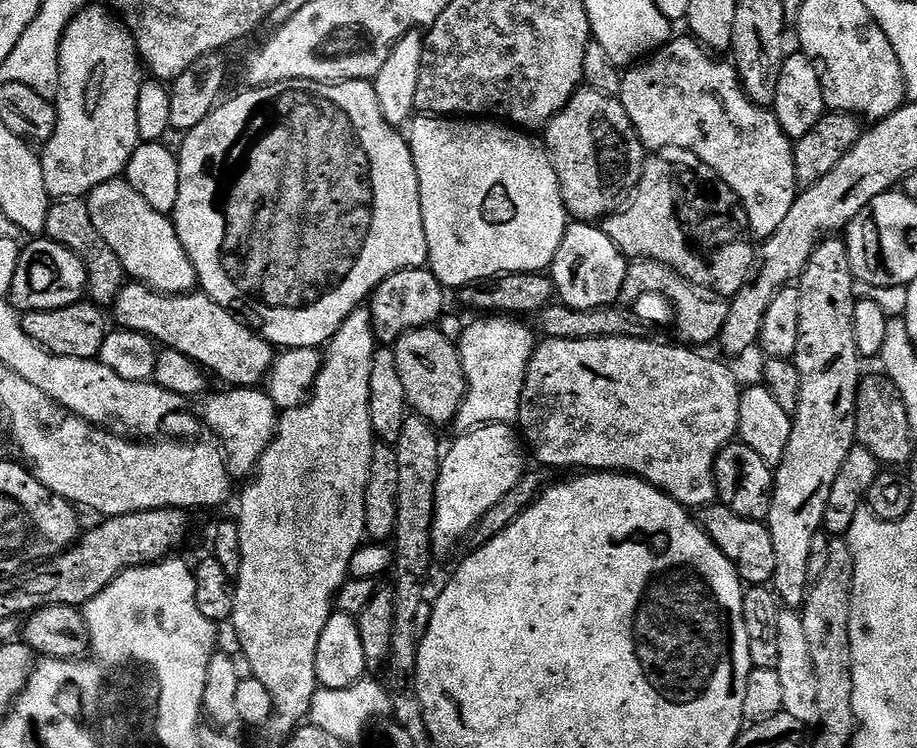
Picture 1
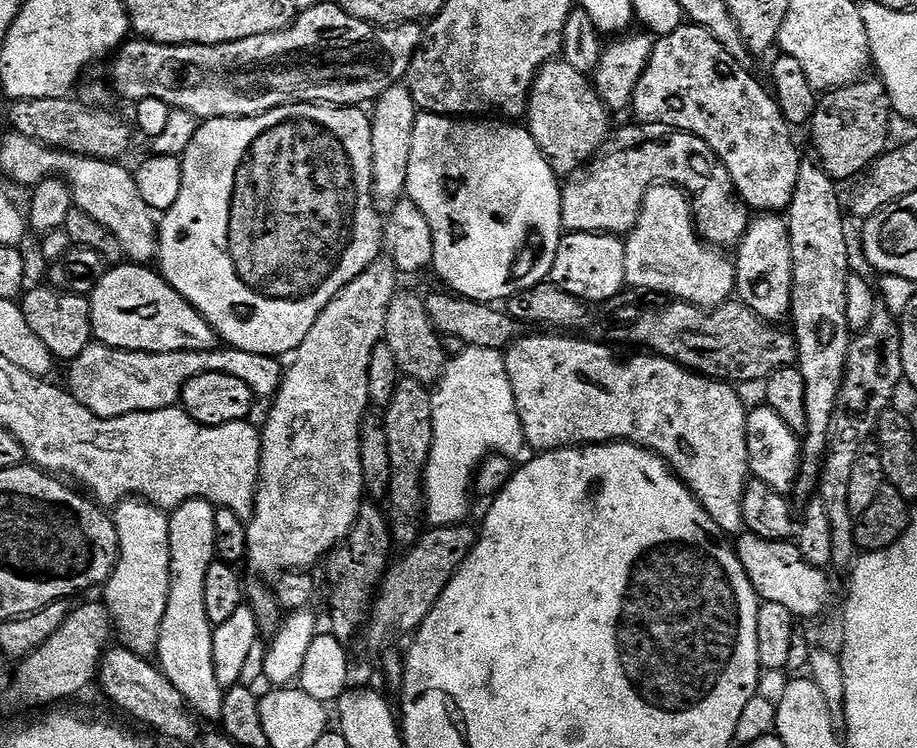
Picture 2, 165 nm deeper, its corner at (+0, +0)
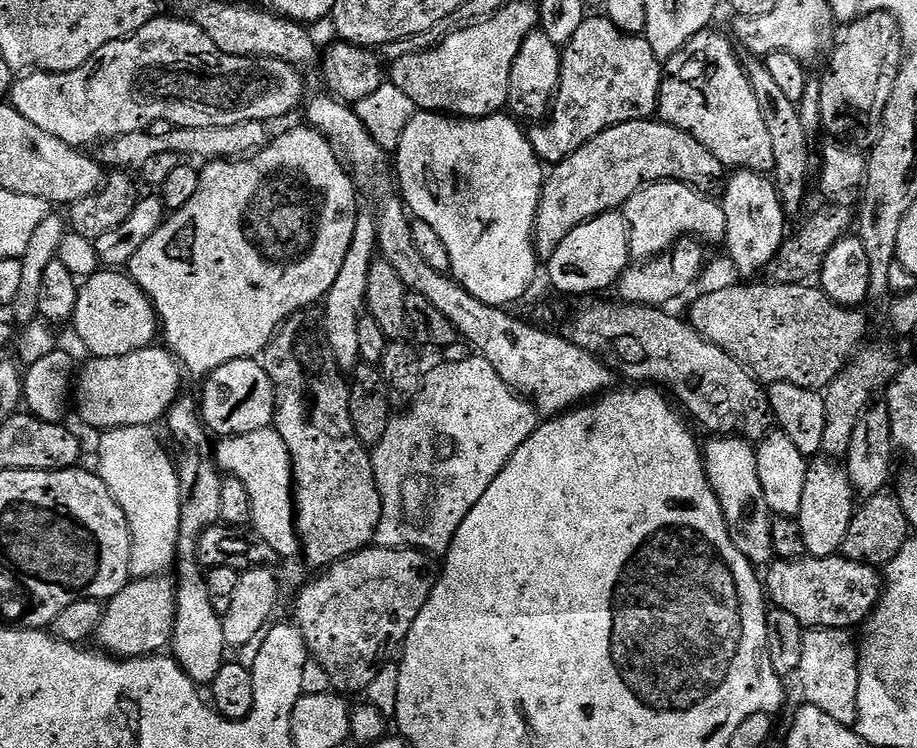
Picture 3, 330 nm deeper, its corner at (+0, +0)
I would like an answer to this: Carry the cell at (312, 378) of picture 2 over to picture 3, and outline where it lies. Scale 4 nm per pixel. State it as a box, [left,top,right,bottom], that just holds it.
[322,211,379,370]

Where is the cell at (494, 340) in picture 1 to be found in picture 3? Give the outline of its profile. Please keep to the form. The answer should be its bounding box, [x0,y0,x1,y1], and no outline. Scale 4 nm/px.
[371,354,538,553]

